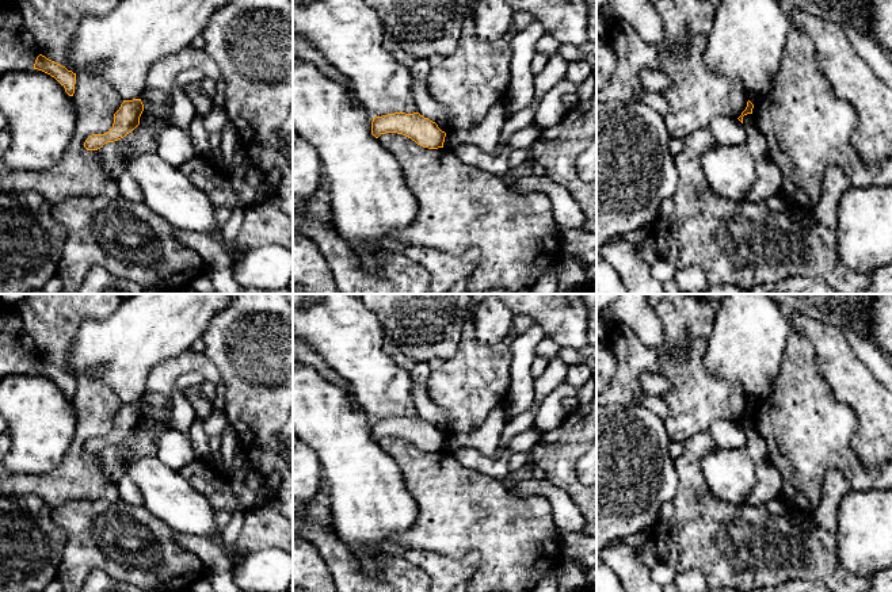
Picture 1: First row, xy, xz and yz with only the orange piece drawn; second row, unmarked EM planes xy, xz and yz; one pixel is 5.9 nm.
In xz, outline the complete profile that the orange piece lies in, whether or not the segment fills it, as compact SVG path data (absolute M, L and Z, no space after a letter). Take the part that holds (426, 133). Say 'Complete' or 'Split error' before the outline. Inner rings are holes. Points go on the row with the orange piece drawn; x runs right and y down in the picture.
Complete. M394 112L373 118L371 134L378 138L385 133L403 134L428 149L443 148L446 133L419 112Z

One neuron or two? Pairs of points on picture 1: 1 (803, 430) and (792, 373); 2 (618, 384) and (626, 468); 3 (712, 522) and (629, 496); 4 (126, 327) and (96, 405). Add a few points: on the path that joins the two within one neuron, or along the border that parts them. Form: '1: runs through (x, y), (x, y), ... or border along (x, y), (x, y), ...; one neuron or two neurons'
1: runs through (801, 416), (799, 386); one neuron
2: border along (635, 403), (610, 405); two neurons
3: border along (678, 478), (677, 495), (662, 505), (651, 529); two neurons
4: border along (76, 375), (94, 375), (102, 379), (124, 403); two neurons

